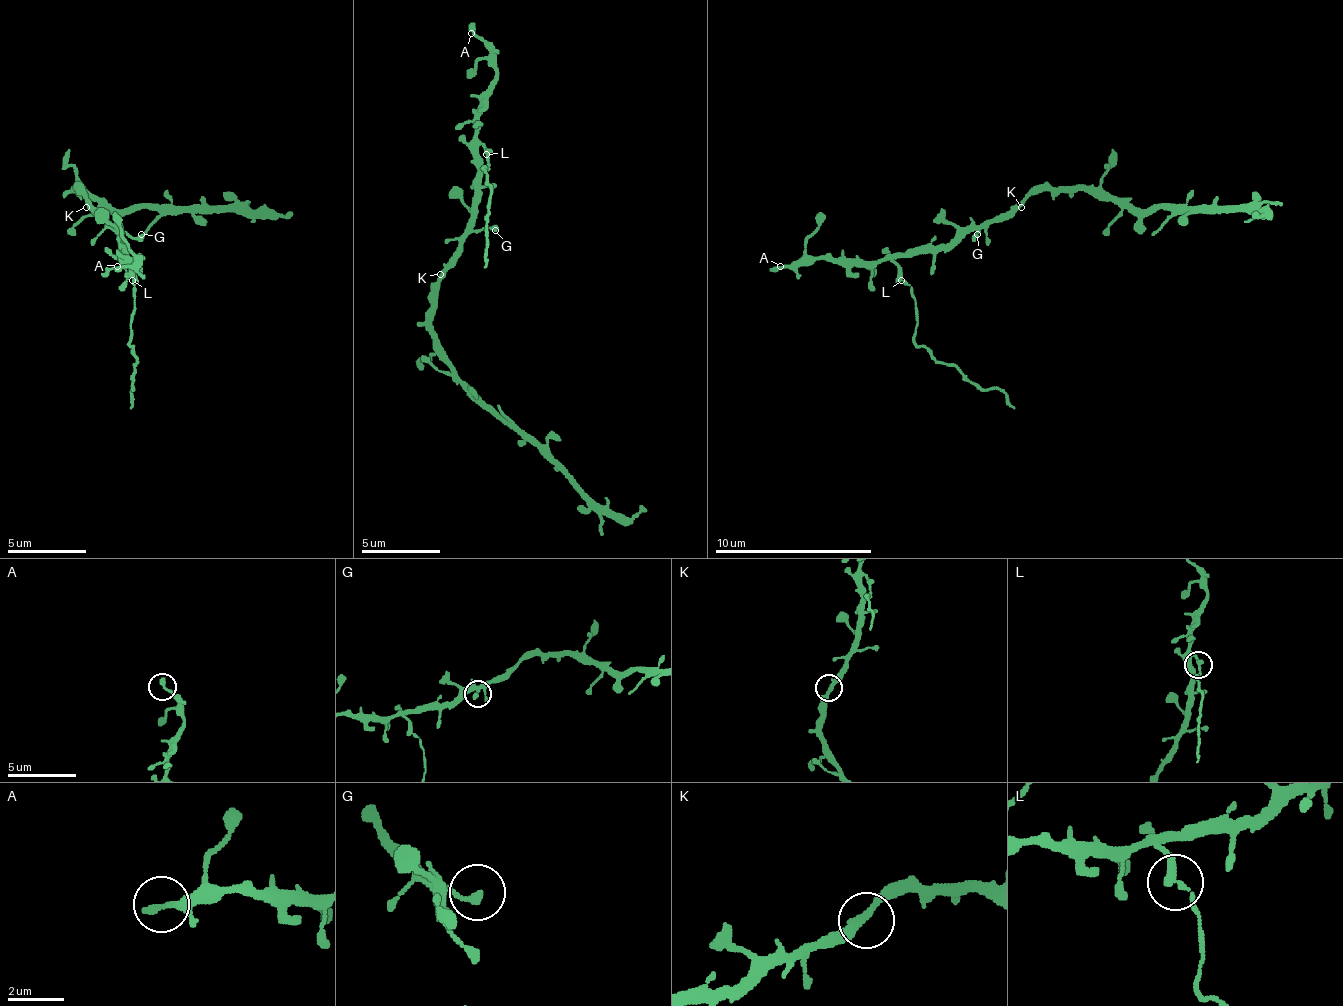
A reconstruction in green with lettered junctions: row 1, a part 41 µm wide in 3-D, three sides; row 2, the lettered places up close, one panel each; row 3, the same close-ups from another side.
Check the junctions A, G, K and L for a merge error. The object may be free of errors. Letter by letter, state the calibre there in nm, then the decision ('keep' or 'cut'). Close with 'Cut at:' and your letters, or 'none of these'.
A: calibre 320 nm; keep
G: calibre 260 nm; keep
K: calibre 320 nm; keep
L: calibre 240 nm; cut
Cut at: L

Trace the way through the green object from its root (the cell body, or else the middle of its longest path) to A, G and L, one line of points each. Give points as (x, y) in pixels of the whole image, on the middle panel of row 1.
A: (444, 270), (471, 218), (479, 96), (495, 77), (495, 57), (471, 33)
G: (444, 270), (452, 262), (456, 250), (471, 234), (487, 226), (495, 230)
L: (444, 270), (452, 262), (471, 218), (471, 207), (475, 203), (475, 155), (483, 148), (487, 155)

